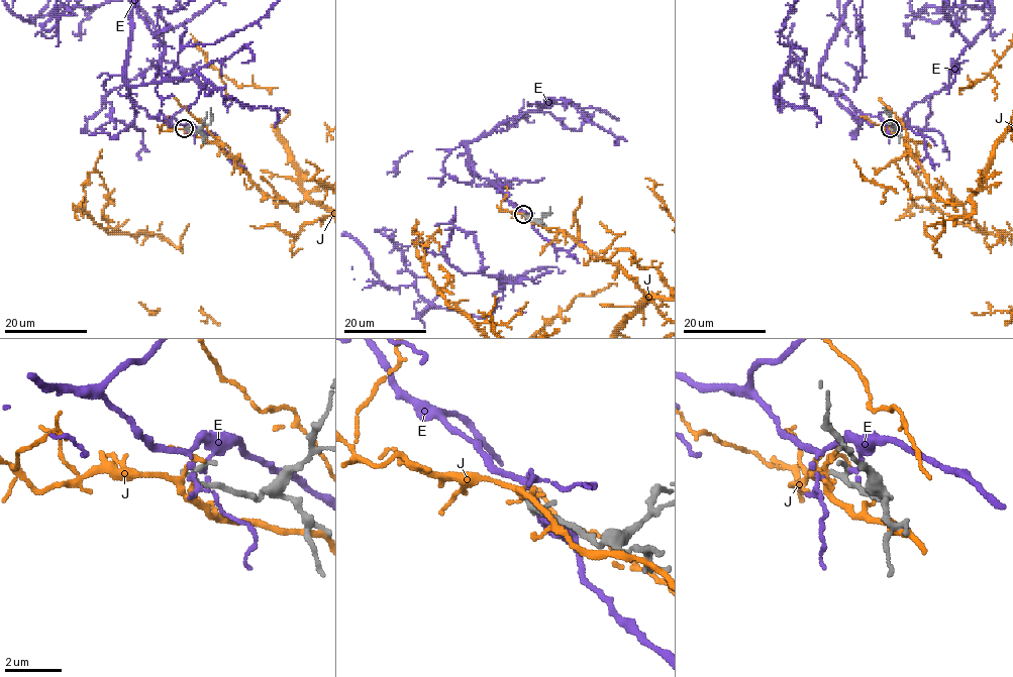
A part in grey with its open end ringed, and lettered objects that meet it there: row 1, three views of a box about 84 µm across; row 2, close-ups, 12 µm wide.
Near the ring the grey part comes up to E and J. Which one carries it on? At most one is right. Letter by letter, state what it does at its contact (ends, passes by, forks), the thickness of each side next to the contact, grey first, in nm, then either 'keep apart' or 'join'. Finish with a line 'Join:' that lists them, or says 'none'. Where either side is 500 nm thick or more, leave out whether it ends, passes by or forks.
E: it forks | 150/120 nm | keep apart
J: it forks | 150/170 nm | keep apart
Join: none

